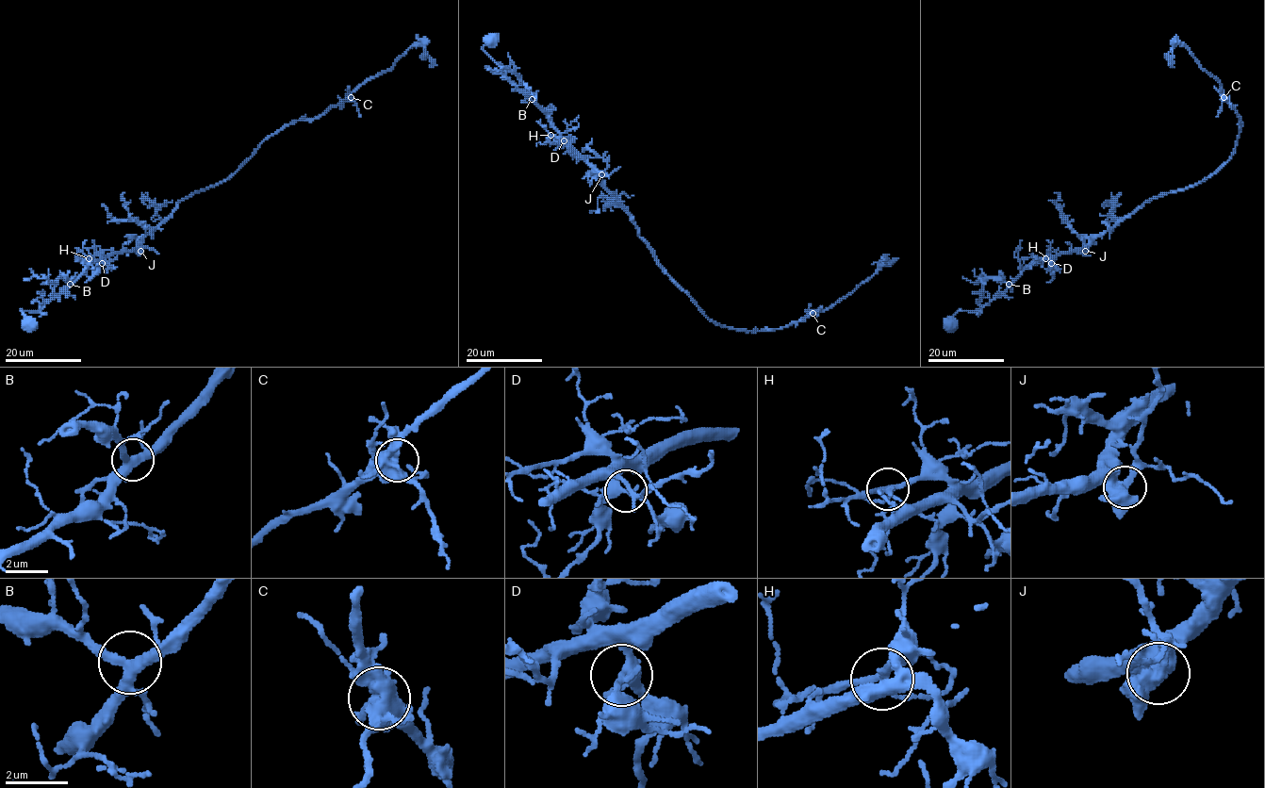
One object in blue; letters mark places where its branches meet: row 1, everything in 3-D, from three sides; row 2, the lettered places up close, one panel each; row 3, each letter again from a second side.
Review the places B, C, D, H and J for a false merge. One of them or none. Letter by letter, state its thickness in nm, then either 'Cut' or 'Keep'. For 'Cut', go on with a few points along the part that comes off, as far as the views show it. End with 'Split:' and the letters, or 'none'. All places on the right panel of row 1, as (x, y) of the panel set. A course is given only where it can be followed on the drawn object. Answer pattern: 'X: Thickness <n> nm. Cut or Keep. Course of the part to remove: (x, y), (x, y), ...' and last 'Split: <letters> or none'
B: Thickness 340 nm. Keep
C: Thickness 500 nm. Keep
D: Thickness 280 nm. Keep
H: Thickness 170 nm. Keep
J: Thickness 440 nm. Cut. Course of the part to remove: (1085, 250), (1083, 240), (1071, 228), (1060, 210), (1063, 205)
Split: J

